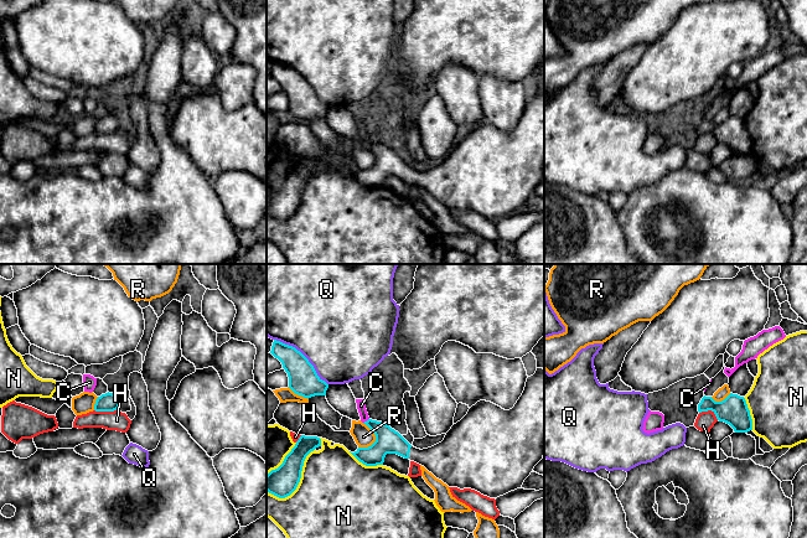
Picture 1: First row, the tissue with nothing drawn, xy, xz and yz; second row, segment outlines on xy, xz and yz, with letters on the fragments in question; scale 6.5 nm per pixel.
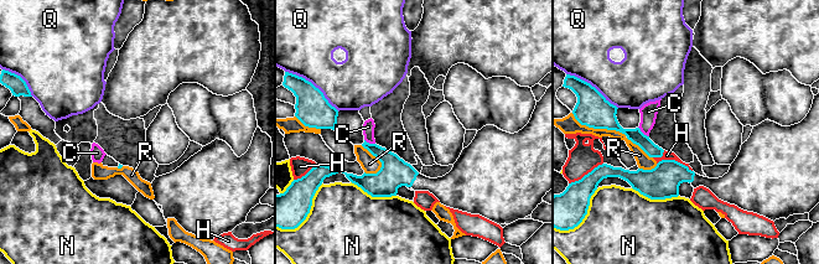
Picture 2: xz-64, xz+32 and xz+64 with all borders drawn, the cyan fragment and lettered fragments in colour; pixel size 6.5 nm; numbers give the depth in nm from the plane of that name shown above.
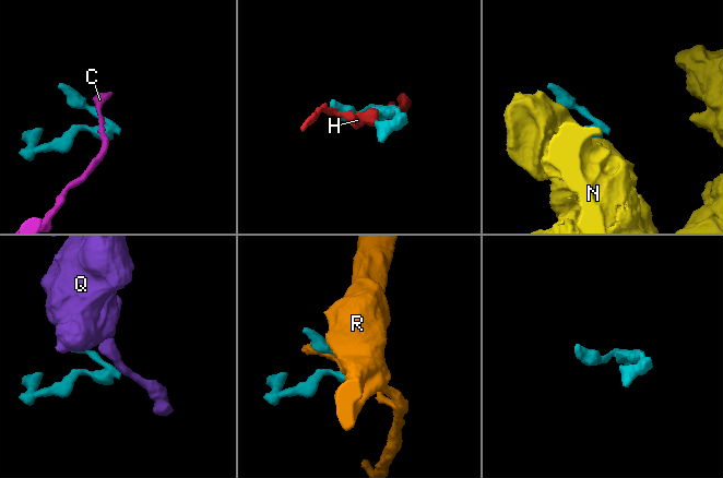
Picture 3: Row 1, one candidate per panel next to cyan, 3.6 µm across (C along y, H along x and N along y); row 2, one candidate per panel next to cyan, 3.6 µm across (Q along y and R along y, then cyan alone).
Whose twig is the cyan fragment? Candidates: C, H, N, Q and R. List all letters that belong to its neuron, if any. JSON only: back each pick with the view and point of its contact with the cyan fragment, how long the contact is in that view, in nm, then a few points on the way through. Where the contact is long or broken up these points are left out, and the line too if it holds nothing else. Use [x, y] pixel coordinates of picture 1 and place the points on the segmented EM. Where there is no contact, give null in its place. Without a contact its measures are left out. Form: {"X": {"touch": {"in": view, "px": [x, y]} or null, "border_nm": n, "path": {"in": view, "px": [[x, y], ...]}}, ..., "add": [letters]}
{"add": []}

